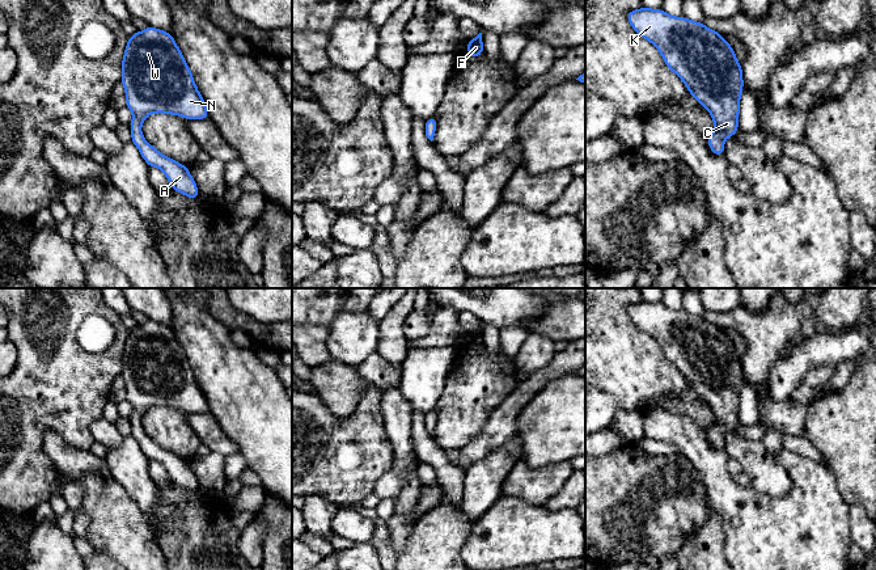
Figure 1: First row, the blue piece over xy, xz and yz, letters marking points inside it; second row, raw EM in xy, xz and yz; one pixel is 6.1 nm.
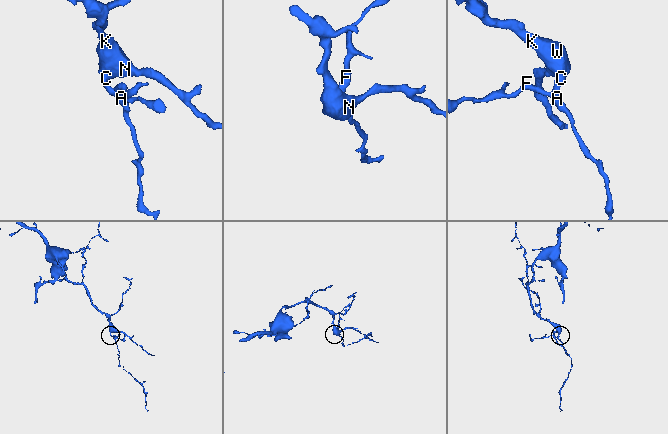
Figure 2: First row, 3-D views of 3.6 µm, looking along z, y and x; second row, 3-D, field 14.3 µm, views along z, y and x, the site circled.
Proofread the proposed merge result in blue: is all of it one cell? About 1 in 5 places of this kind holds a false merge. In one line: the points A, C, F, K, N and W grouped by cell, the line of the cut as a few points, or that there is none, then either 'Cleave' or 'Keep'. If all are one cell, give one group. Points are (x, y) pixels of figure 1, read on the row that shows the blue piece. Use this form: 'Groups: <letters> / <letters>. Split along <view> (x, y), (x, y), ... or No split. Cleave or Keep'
Groups: A C F K N W. No split. Keep

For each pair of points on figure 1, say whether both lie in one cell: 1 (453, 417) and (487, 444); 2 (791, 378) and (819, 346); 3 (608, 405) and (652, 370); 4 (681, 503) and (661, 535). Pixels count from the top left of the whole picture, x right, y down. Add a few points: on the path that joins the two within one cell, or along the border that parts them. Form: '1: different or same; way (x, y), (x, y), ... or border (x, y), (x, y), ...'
1: different; border (492, 409), (486, 423), (457, 450)
2: same; way (795, 370), (811, 354)
3: different; border (599, 388), (610, 393), (620, 406)
4: same; way (673, 511), (661, 523), (661, 527)

